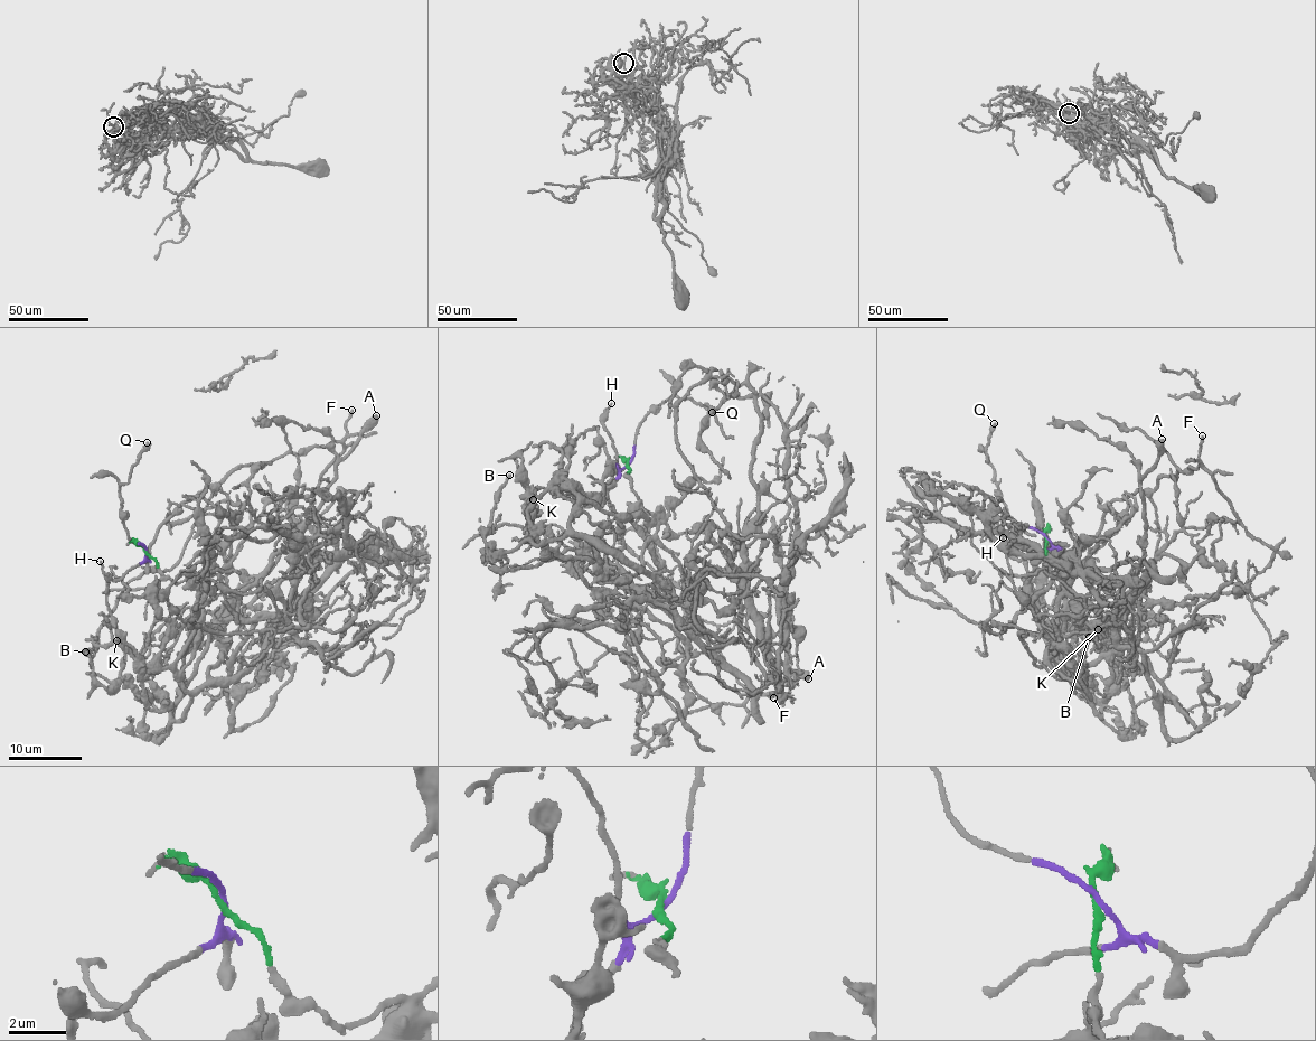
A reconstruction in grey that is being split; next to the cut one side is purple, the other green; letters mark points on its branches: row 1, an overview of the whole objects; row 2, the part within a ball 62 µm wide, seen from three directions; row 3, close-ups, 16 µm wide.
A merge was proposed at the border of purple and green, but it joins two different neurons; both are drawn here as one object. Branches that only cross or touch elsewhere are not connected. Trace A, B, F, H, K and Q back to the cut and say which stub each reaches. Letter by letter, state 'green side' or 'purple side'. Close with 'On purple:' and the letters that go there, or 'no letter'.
A: green side
B: purple side
F: purple side
H: purple side
K: green side
Q: purple side
On purple: B, F, H, Q

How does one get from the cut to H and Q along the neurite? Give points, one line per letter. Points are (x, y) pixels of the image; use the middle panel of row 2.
H: (628, 462), (621, 469), (617, 466), (616, 448), (605, 430), (603, 421), (611, 403)
Q: (628, 462), (633, 453), (636, 429), (655, 406), (675, 395), (691, 397), (711, 412)

